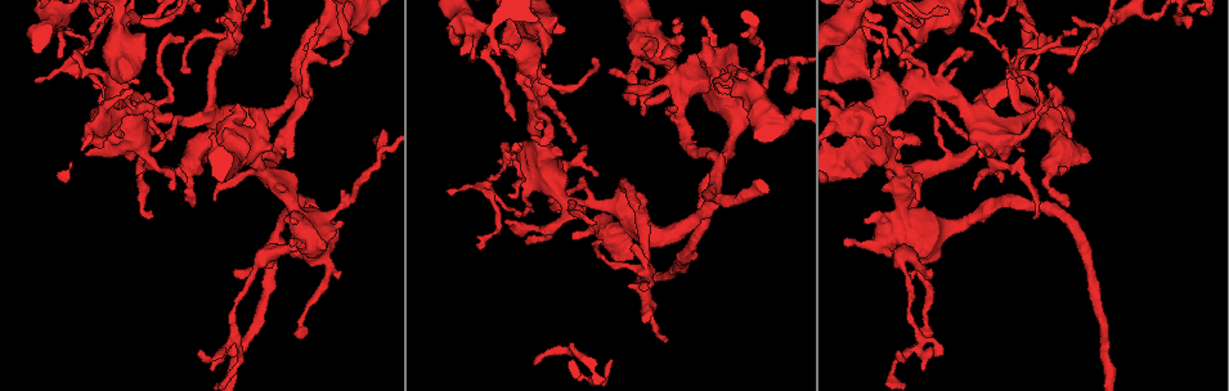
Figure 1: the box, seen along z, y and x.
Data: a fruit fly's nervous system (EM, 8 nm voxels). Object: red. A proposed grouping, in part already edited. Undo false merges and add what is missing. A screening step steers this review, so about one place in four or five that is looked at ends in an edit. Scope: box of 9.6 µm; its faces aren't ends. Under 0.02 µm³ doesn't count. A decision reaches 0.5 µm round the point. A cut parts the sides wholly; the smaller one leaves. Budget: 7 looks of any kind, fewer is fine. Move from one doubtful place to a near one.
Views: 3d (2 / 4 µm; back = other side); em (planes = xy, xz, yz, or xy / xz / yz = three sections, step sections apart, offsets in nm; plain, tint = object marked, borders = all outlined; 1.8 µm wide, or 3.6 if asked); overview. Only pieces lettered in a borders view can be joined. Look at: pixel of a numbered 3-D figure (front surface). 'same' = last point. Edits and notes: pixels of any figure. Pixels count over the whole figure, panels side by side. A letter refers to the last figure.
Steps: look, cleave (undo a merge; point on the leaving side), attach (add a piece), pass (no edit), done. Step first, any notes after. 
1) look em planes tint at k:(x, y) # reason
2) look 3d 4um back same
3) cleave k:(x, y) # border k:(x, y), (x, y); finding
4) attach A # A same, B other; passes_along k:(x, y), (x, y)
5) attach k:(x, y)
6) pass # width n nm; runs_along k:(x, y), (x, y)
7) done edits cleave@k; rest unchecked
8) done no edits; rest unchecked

look 3d 2um at 1:(537, 363)

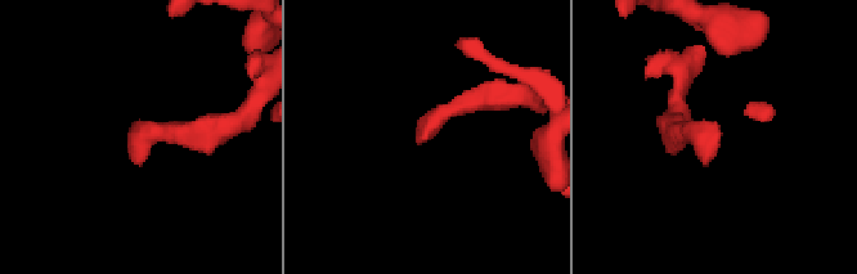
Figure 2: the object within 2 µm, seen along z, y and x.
look em planes borders at 2:(714, 126) # need the tissue

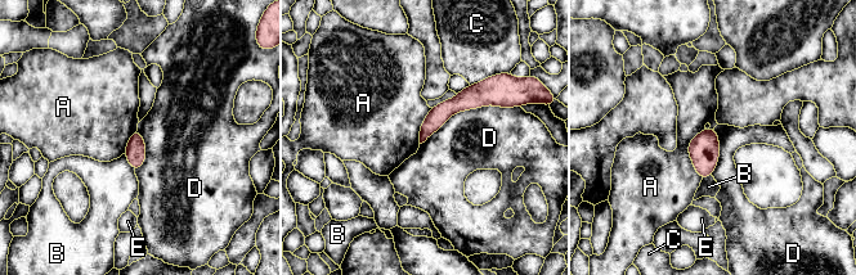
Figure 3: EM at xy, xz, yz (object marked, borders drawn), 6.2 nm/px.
pass # longest_contact D 600 nm; A other, B other, C other, D other, E other; runs_along 3:(491, 97), (449, 107), (422, 138); no lettered piece goes on from it

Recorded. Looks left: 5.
look em 3.6um planes borders at 1:(991, 163) # thick turns thin

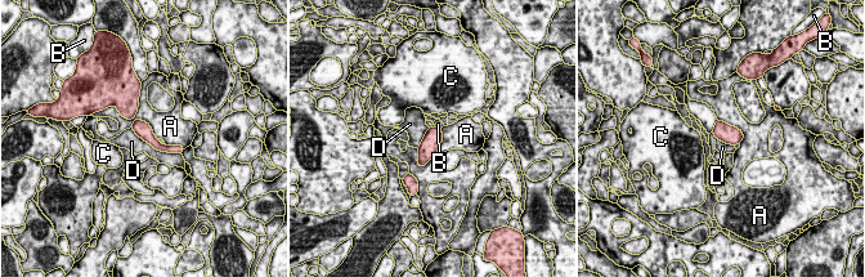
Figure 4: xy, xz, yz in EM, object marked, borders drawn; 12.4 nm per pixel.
pass # A other, B other, C other, D other; runs_along 4:(133, 99), (138, 125), (160, 147), (176, 150); one cell here

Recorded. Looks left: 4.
look em 3.6um yz step 8 plain at 1:(898, 237)

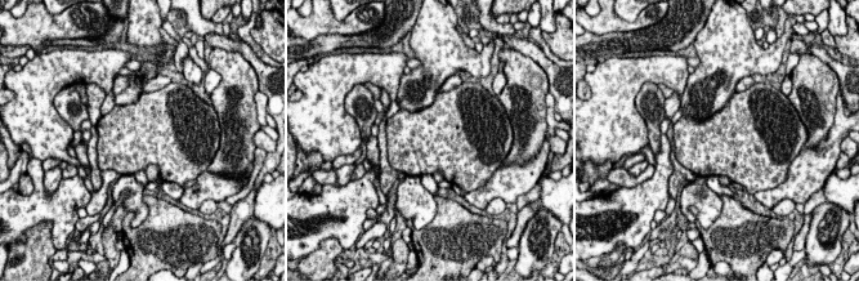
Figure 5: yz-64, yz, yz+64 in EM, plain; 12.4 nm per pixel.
look em 3.6um yz step 8 tint same

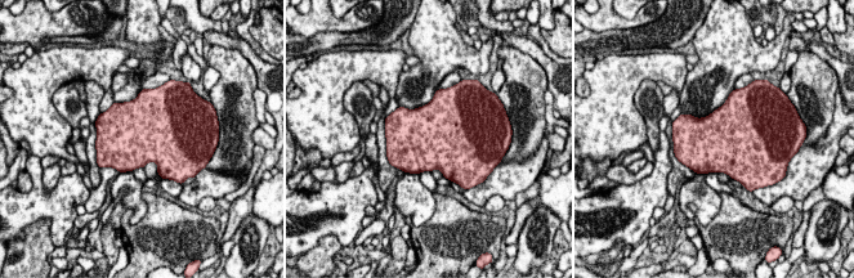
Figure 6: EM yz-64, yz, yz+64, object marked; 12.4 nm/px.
look em 3.6um yz step 8 borders same

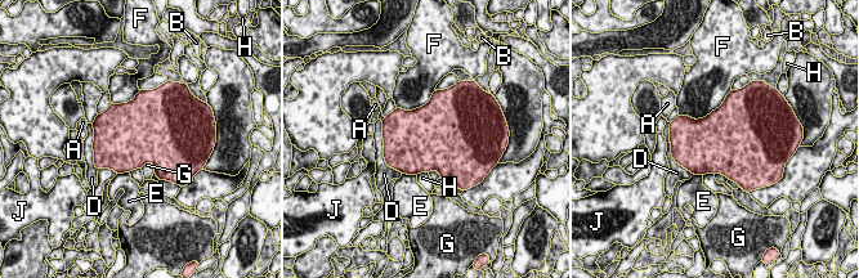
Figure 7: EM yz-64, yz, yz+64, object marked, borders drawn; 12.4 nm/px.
pass # width 800 nm; A other, B other, D other, E other, F other, G other, H other, J other; border 7:(728, 94), (702, 117), (678, 115); continuous, no second cell

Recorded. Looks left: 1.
done no edits; rest unchecked

